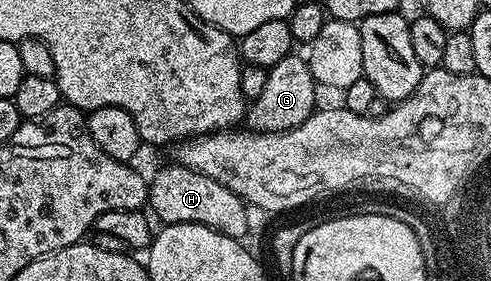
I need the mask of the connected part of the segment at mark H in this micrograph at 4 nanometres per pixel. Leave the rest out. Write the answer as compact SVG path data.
M178 164L163 166L155 175L150 175L147 188L147 201L150 213L156 219L159 217L161 220L160 223L169 226L173 224L201 224L202 226L208 226L210 230L218 230L219 233L230 238L246 239L248 203L244 202L242 198L238 198L229 188L225 188L225 184L221 184L201 172L193 172L187 166Z

